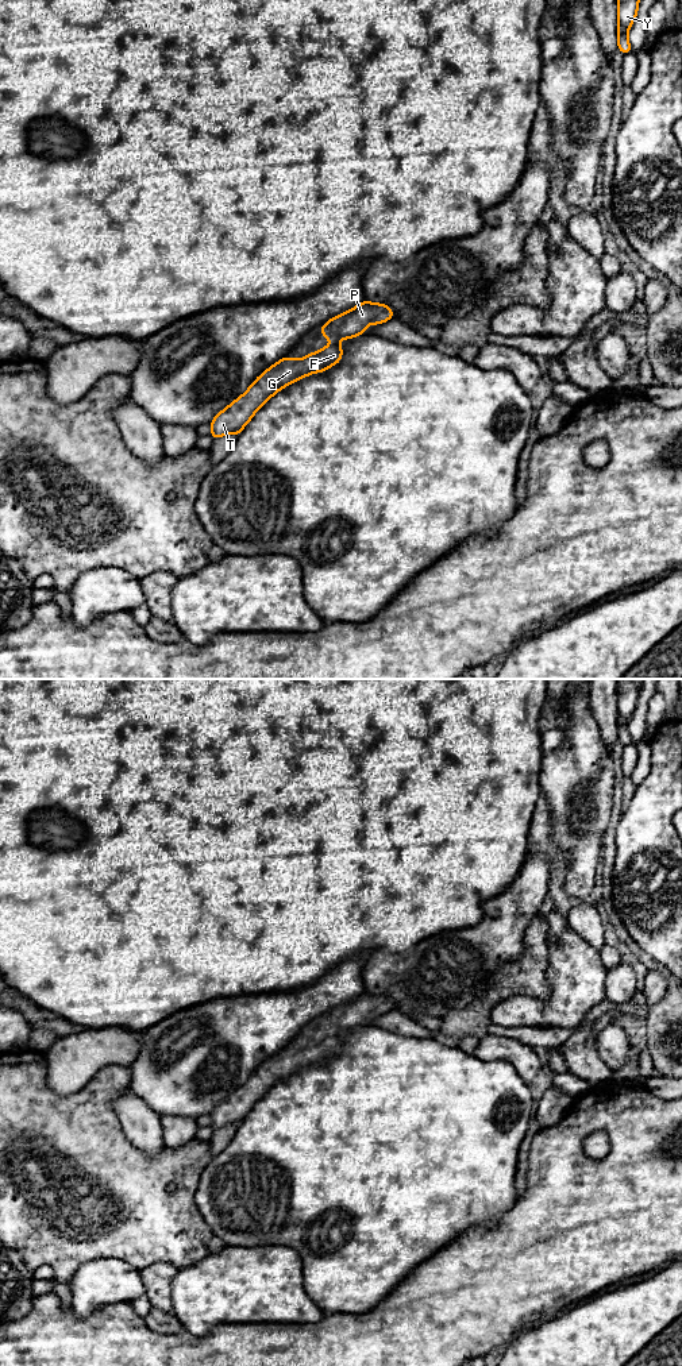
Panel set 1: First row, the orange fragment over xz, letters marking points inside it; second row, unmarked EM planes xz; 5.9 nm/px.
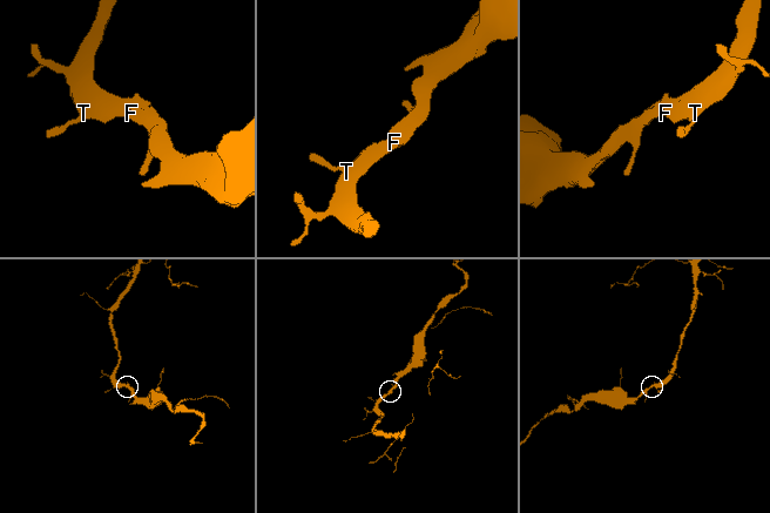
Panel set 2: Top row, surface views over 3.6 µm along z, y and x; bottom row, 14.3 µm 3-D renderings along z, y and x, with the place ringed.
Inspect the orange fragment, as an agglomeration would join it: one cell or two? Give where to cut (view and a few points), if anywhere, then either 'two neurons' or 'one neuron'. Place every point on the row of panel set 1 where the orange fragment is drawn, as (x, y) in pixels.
no cut | one neuron

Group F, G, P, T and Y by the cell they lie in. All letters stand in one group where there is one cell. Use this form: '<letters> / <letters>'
F G P T Y

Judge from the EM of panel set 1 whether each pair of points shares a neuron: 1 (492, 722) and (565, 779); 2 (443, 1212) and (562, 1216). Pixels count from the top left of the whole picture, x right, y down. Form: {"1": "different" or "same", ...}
{"1": "different", "2": "different"}

